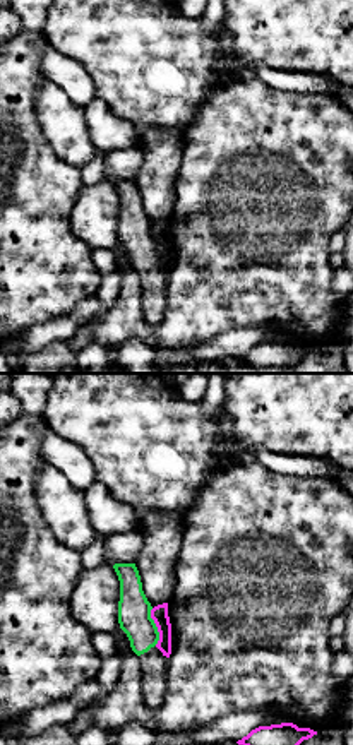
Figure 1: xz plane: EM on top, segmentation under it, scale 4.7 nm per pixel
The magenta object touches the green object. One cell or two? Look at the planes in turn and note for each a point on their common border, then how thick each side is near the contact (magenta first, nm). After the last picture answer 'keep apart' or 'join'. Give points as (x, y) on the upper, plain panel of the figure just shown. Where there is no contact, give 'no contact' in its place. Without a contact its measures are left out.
contact (156, 242); calibres 80 and 160 nm

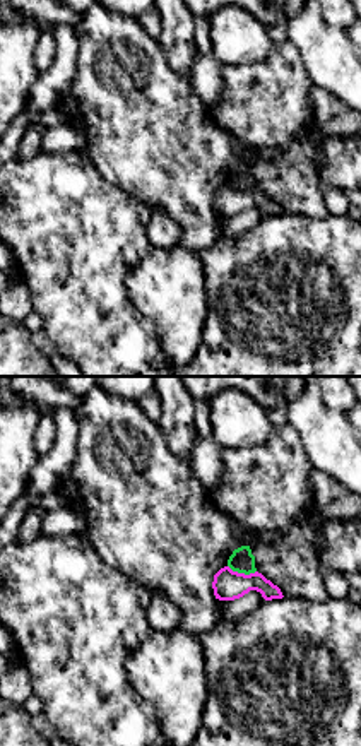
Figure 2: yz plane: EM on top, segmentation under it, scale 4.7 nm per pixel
contact (242, 190); calibres 140 and 120 nm

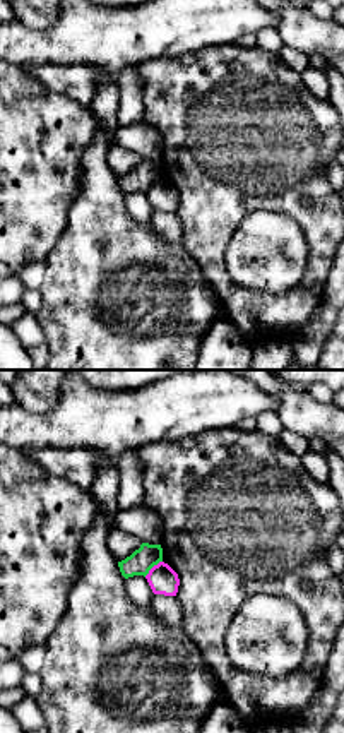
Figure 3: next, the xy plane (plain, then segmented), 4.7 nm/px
contact (153, 184); calibres 140 and 110 nm

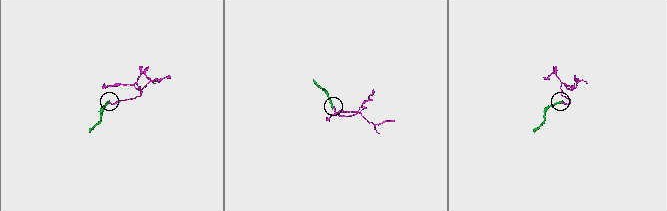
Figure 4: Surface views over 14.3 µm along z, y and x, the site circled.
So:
keep apart

